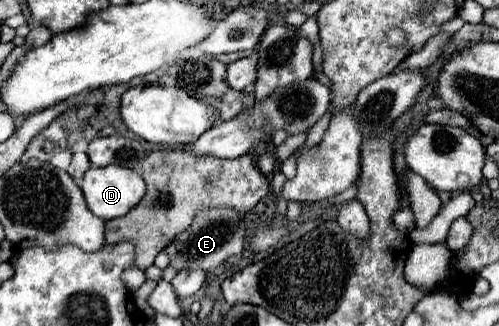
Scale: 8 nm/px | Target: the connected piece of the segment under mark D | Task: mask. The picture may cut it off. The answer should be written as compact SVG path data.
M104 166L104 168L90 168L80 184L86 204L90 208L92 214L96 214L102 220L112 220L112 218L120 218L124 214L128 214L128 210L132 210L142 196L146 194L146 184L144 178L124 166Z

